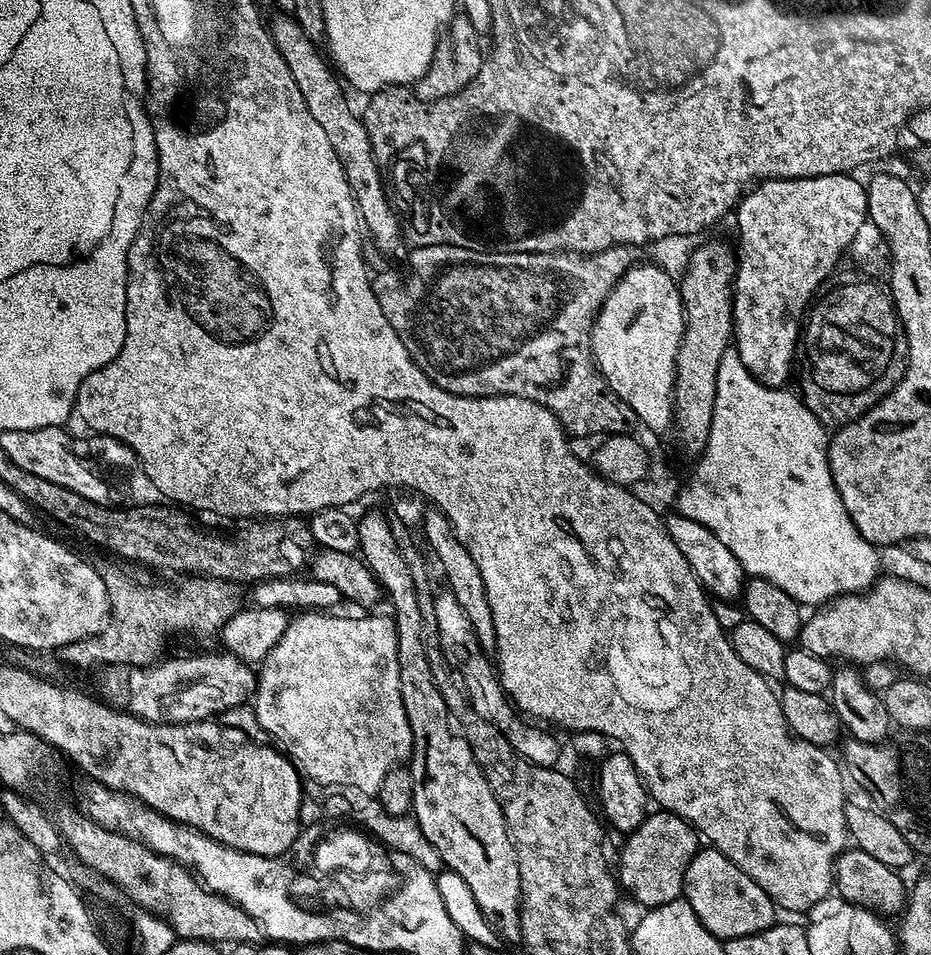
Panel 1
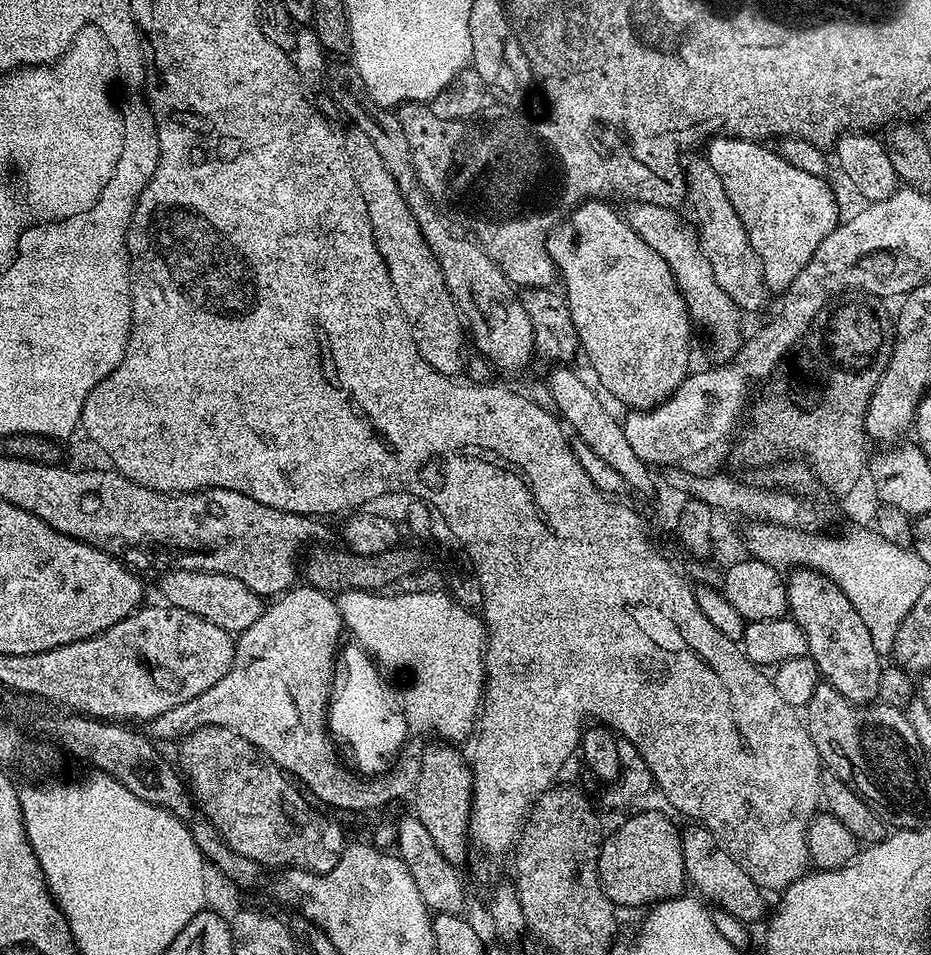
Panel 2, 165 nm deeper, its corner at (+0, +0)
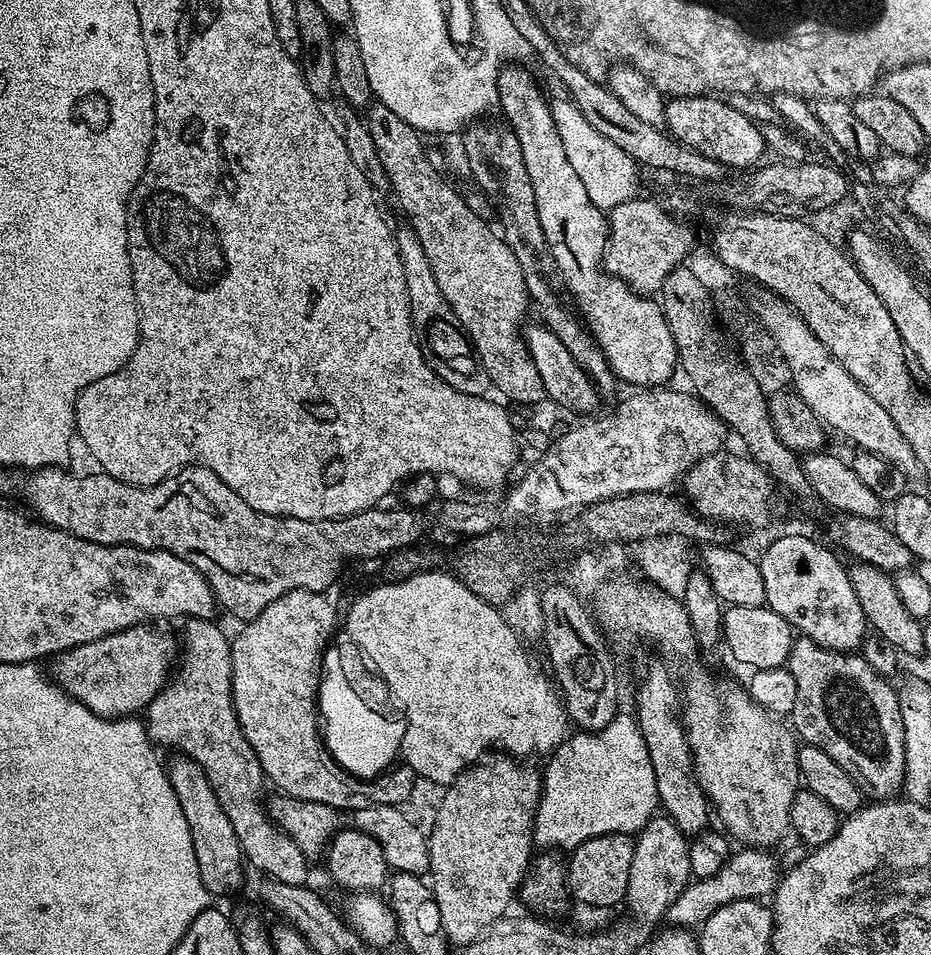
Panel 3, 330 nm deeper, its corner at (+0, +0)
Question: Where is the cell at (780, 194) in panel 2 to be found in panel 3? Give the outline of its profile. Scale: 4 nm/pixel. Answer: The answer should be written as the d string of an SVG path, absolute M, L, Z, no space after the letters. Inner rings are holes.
M712 94L673 96L665 103L664 109L664 122L669 136L698 150L698 154L706 154L706 158L714 158L714 162L724 165L725 169L751 169L765 159L763 156L766 156L766 149L761 125L746 118L746 114L734 110L734 106L730 106L727 99L717 98Z

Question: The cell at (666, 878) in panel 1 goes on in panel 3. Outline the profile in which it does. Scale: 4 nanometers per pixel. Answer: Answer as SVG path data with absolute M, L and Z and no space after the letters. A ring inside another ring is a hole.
M627 832L602 834L571 849L567 857L568 891L571 899L592 908L612 908L628 894L630 862L634 858L635 839Z

